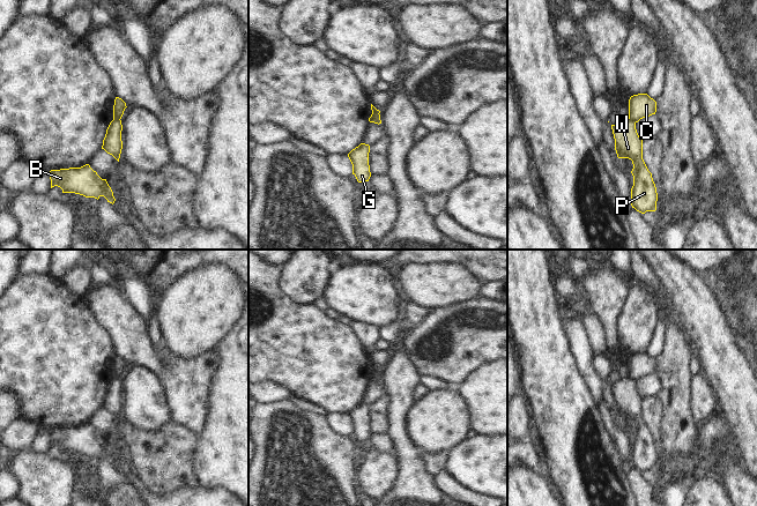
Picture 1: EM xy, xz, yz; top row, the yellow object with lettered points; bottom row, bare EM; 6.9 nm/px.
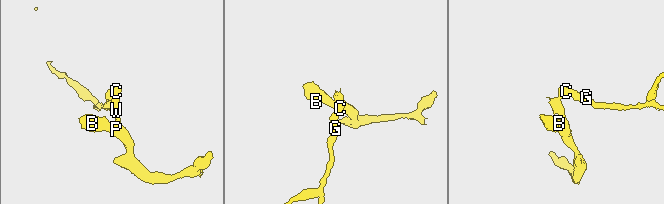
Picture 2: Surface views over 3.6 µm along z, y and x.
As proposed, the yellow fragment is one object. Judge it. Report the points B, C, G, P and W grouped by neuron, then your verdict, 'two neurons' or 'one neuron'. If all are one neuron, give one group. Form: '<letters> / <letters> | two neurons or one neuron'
B P W / C G | two neurons

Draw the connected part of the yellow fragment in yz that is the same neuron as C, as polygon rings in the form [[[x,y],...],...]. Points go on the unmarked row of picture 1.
[[[647,352],[633,354],[629,358],[629,378],[638,381],[645,375],[655,373],[656,360]]]

